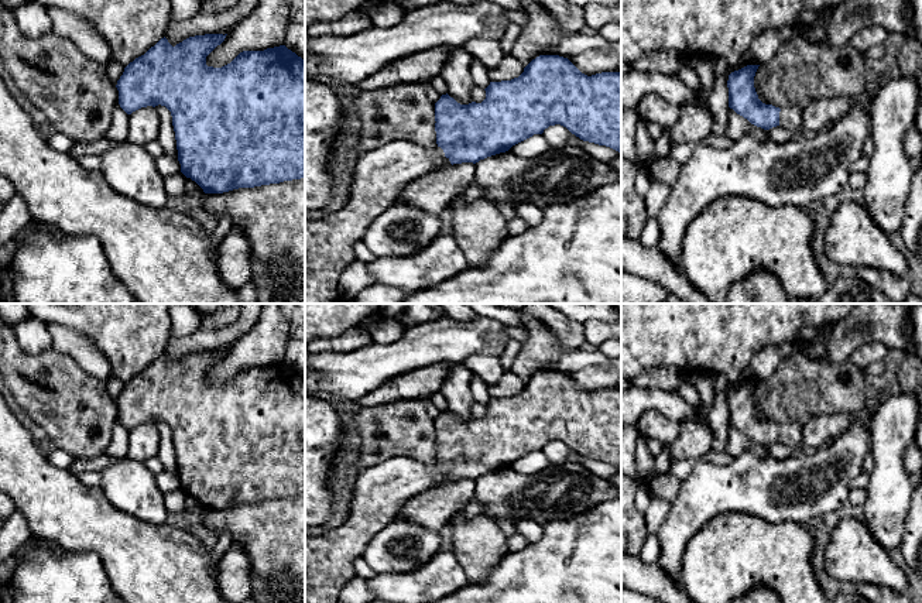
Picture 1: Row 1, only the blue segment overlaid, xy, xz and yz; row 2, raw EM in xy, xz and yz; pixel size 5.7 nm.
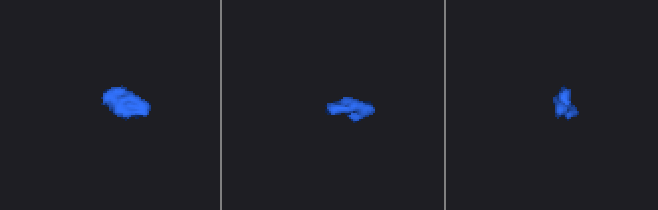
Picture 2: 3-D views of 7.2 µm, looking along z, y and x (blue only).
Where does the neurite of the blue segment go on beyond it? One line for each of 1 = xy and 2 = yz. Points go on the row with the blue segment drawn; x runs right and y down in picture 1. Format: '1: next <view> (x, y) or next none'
1: next none
2: next yz (789, 117)

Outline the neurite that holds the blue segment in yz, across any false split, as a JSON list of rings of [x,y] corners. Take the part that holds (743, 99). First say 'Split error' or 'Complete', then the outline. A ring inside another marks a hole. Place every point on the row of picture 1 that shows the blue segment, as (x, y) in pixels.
Split error. [[[747,65],[729,75],[729,107],[764,130],[781,126],[795,134],[803,134],[801,109],[791,106],[779,109],[758,99],[754,88],[758,66]]]

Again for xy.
Complete. [[[195,35],[175,47],[165,37],[161,38],[124,68],[116,85],[120,107],[127,114],[158,105],[171,112],[181,172],[195,181],[205,193],[305,178],[305,61],[280,45],[264,51],[243,51],[222,68],[208,66],[206,56],[226,35]]]

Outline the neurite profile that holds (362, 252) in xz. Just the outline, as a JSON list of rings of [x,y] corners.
[[[361,241],[354,243],[354,254],[356,260],[369,263],[373,261],[376,257],[374,254],[369,250],[369,247]]]

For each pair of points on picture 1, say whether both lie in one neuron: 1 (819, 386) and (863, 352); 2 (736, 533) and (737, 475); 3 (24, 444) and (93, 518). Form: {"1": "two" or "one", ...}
{"1": "two", "2": "two", "3": "one"}

